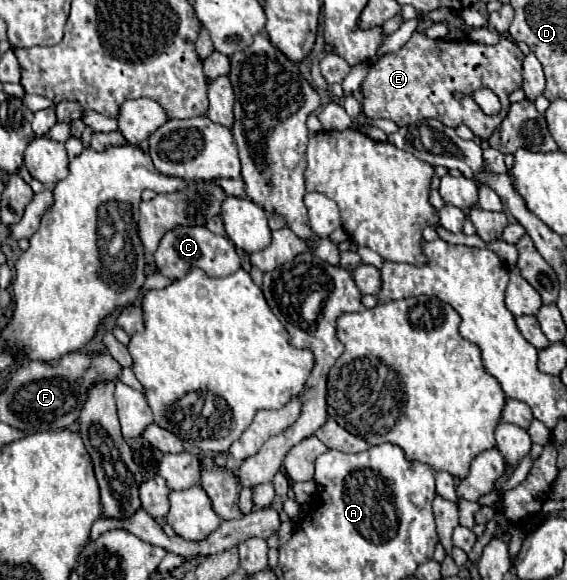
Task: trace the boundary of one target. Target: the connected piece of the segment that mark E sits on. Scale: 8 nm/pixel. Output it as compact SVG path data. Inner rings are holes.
M415 32L411 36L411 40L399 50L399 52L389 52L385 54L377 64L371 66L369 74L365 76L361 90L363 90L363 114L367 118L387 118L393 120L397 126L409 126L413 122L425 120L425 118L435 118L439 122L443 122L449 128L457 128L461 124L465 124L475 136L479 136L481 140L487 140L491 136L491 132L503 122L503 118L509 112L509 94L521 88L521 62L523 62L523 52L517 48L515 42L501 38L499 44L495 46L485 46L479 42L471 42L471 40L433 40L427 38L423 32ZM477 88L489 88L493 90L499 100L501 100L501 112L497 116L485 116L481 112L481 108L473 102L473 98L469 98L473 94L473 90ZM453 92L461 92L467 98L463 100L455 100Z

